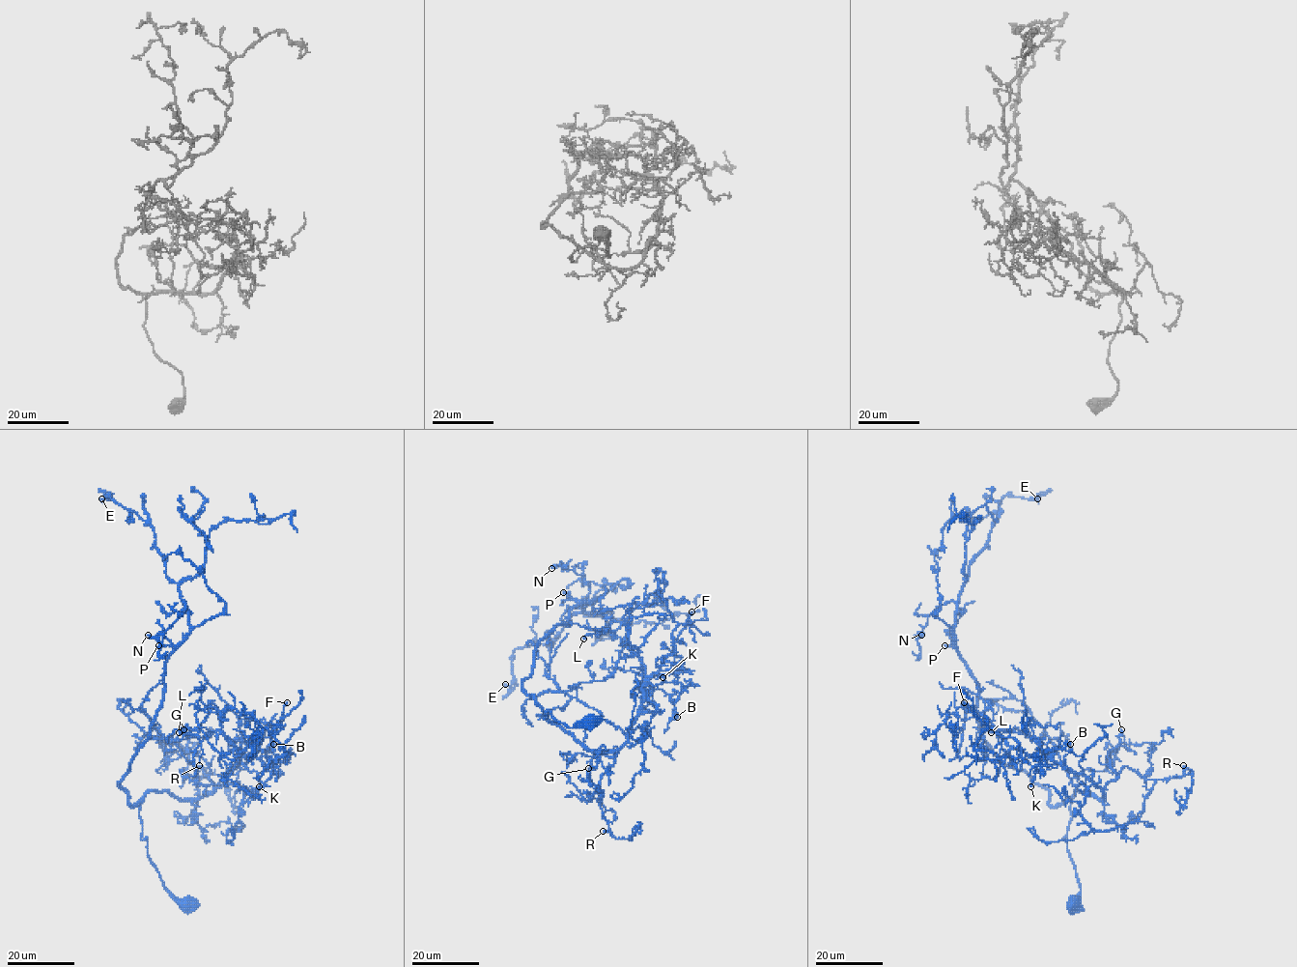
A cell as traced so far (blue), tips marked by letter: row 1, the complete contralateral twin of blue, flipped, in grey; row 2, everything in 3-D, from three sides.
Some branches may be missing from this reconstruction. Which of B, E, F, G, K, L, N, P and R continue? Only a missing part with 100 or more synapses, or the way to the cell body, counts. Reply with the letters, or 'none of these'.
G

